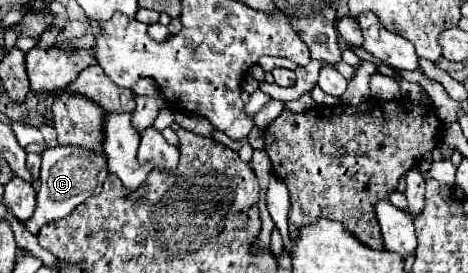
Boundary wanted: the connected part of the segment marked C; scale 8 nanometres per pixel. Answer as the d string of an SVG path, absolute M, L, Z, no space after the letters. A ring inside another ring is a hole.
M55 146L47 148L43 152L43 164L41 164L41 178L39 178L39 192L37 192L37 210L35 214L25 222L25 228L31 234L37 234L45 224L55 222L59 218L65 218L75 210L77 204L81 204L85 198L89 198L89 192L97 192L97 186L103 184L109 170L105 166L105 158L101 154L95 154L85 148L77 146ZM87 176L97 176L97 180L89 180Z

